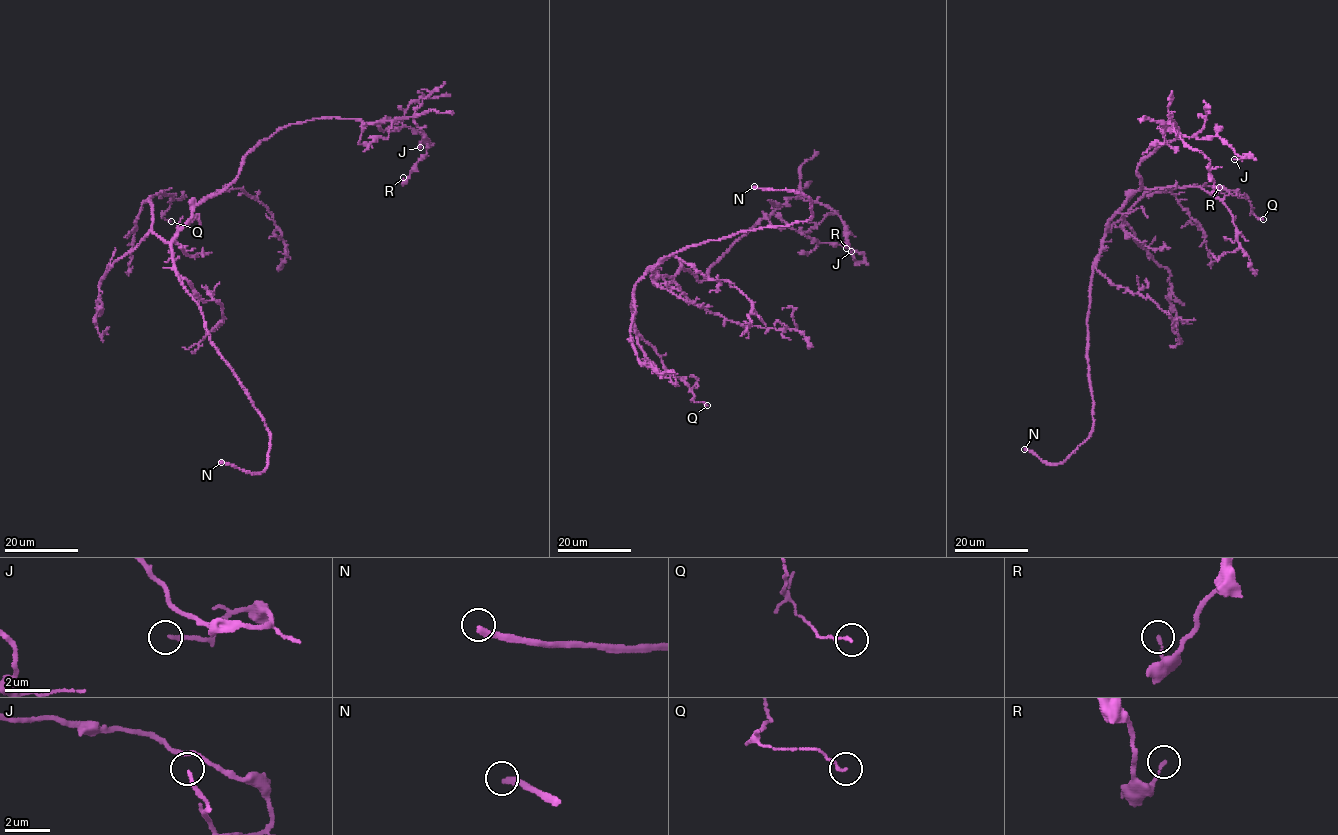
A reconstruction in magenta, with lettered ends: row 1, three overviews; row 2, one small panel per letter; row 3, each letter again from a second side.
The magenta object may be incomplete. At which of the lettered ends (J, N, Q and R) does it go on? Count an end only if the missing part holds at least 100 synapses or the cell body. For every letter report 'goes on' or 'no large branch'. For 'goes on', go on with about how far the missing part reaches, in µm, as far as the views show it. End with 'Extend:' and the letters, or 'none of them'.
J: no large branch
N: goes on; about 30 µm are missing
Q: no large branch
R: no large branch
Extend: N

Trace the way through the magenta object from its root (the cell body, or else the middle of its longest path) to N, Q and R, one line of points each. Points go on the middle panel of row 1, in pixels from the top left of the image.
N: (657, 275), (648, 269), (688, 246), (740, 231), (786, 227), (813, 216), (811, 203), (806, 196), (754, 186)
Q: (657, 275), (647, 269), (636, 282), (634, 328), (665, 368), (689, 387), (693, 401), (707, 405)
R: (657, 275), (675, 276), (680, 260), (704, 281), (792, 198), (840, 216), (846, 248)

